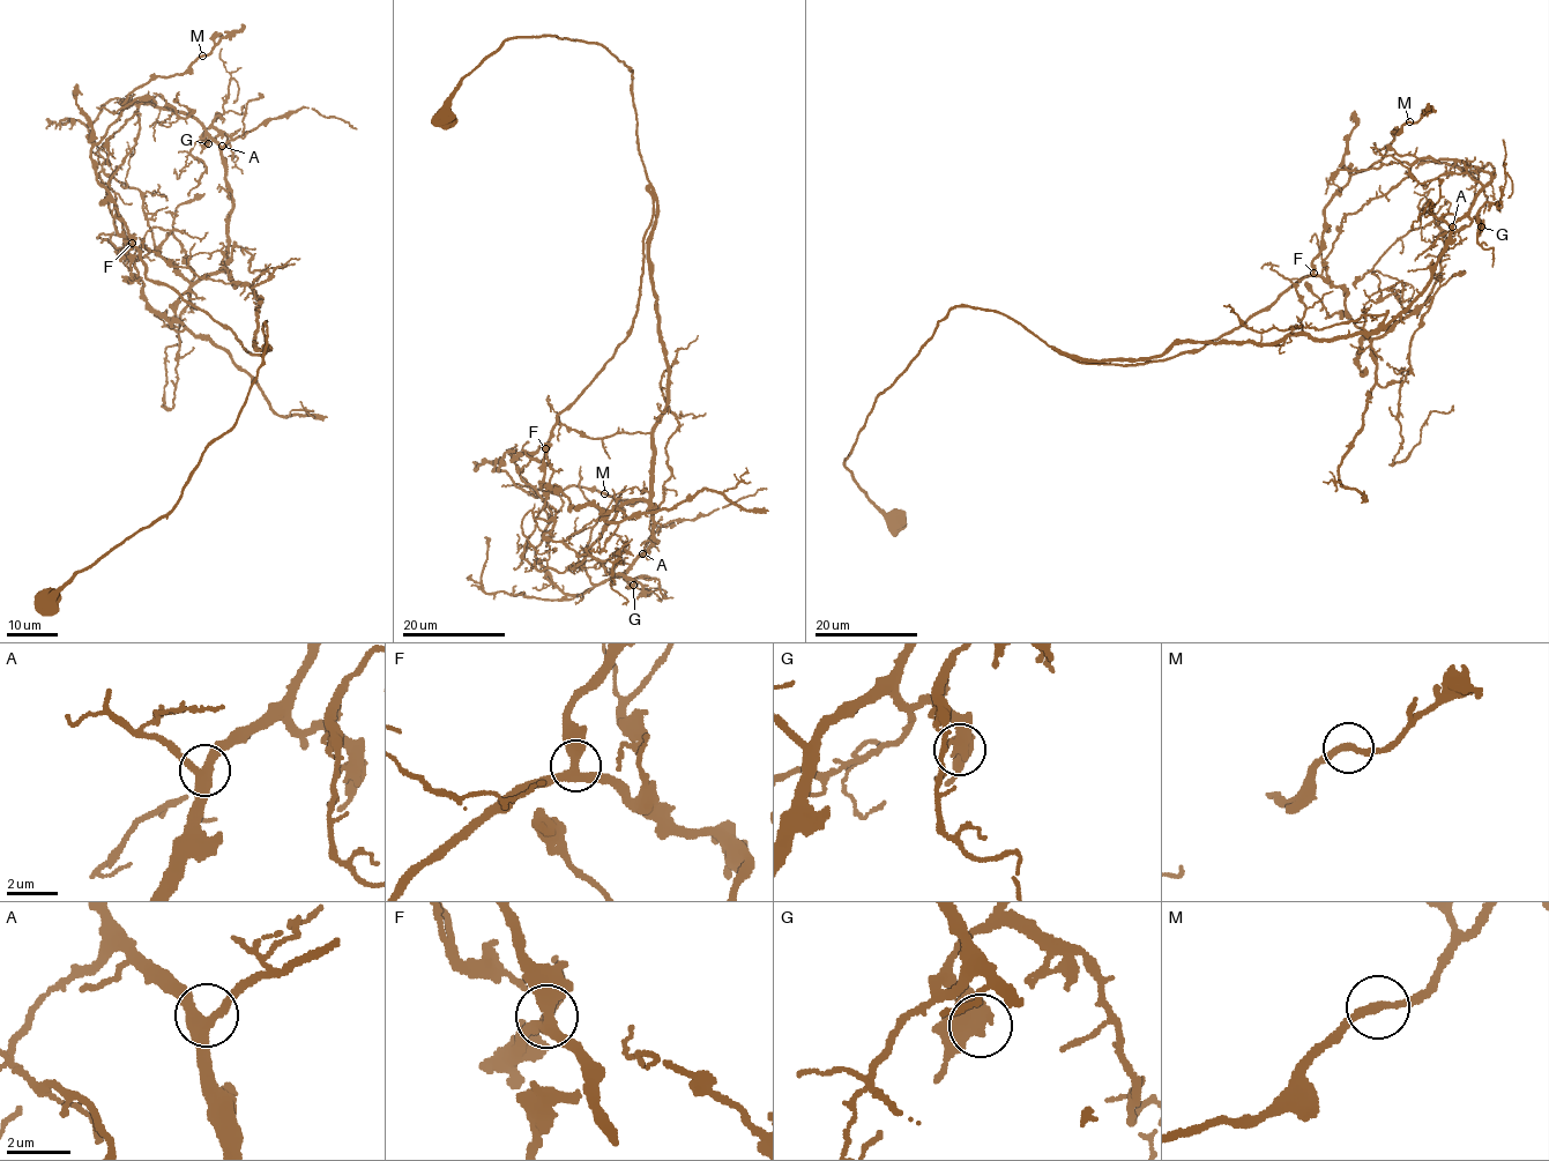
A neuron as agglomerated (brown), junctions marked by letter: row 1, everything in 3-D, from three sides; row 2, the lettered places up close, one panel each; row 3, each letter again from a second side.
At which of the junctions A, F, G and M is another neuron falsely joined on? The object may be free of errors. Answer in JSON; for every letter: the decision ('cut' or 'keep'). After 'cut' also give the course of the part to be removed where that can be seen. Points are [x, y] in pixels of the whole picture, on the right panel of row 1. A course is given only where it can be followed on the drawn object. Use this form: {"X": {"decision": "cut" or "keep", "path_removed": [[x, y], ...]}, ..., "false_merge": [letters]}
{"A": {"decision": "keep"}, "F": {"decision": "keep"}, "G": {"decision": "keep"}, "M": {"decision": "keep"}, "false_merge": []}

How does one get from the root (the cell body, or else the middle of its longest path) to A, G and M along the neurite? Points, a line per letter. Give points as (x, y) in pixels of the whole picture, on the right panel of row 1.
A: (896, 515), (844, 463), (876, 399), (952, 309), (998, 311), (1097, 361), (1376, 334), (1422, 292), (1452, 227)
G: (896, 515), (844, 463), (954, 307), (1097, 361), (1376, 334), (1454, 222), (1481, 227)
M: (896, 515), (844, 463), (952, 309), (998, 311), (1082, 363), (1198, 350), (1311, 275), (1326, 206), (1409, 121)

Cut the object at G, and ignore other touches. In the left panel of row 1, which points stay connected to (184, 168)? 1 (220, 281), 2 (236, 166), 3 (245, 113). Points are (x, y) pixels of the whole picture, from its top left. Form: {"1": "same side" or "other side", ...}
{"1": "other side", "2": "same side", "3": "same side"}

